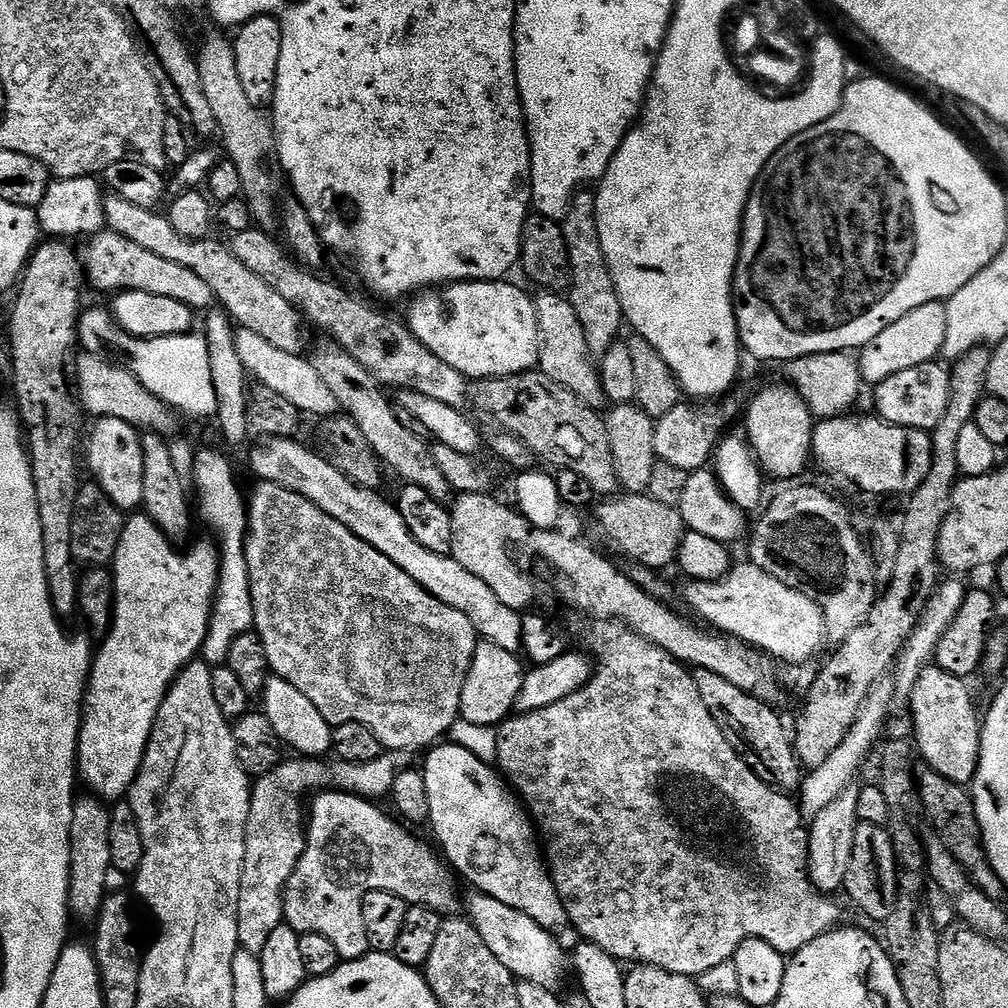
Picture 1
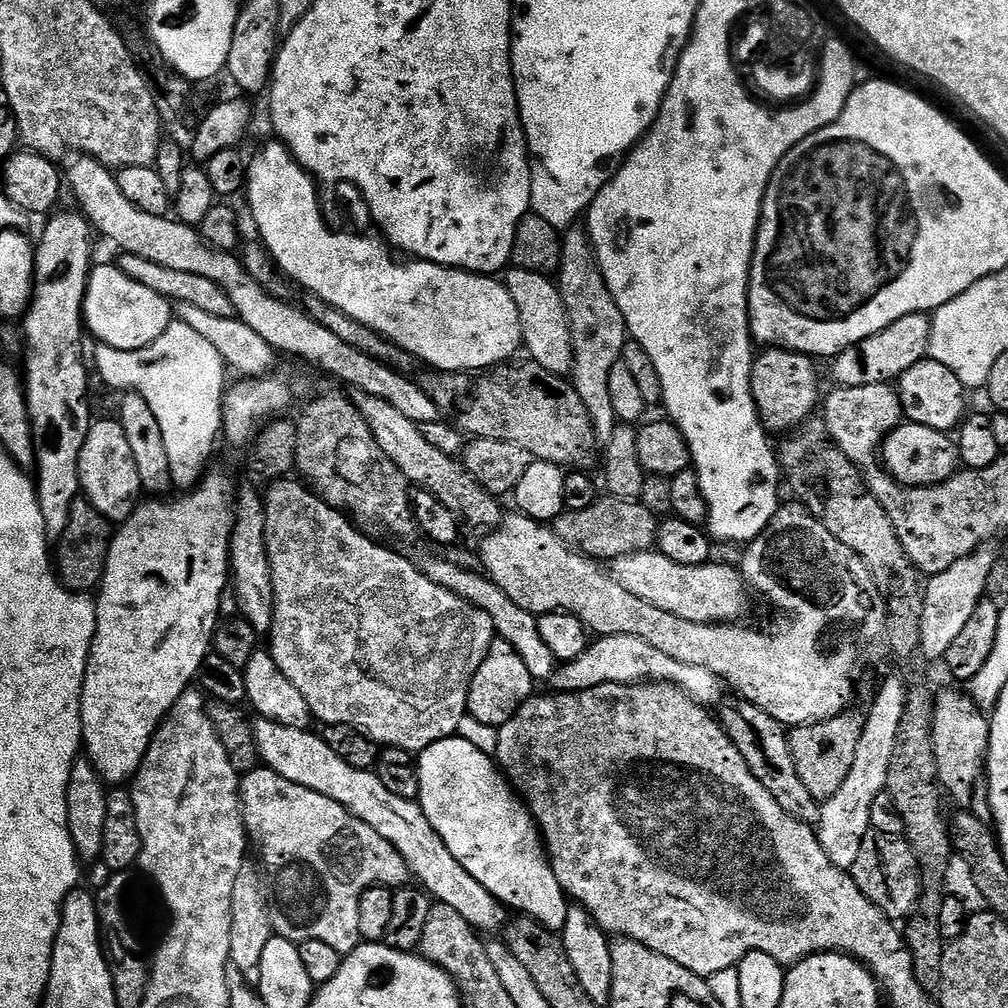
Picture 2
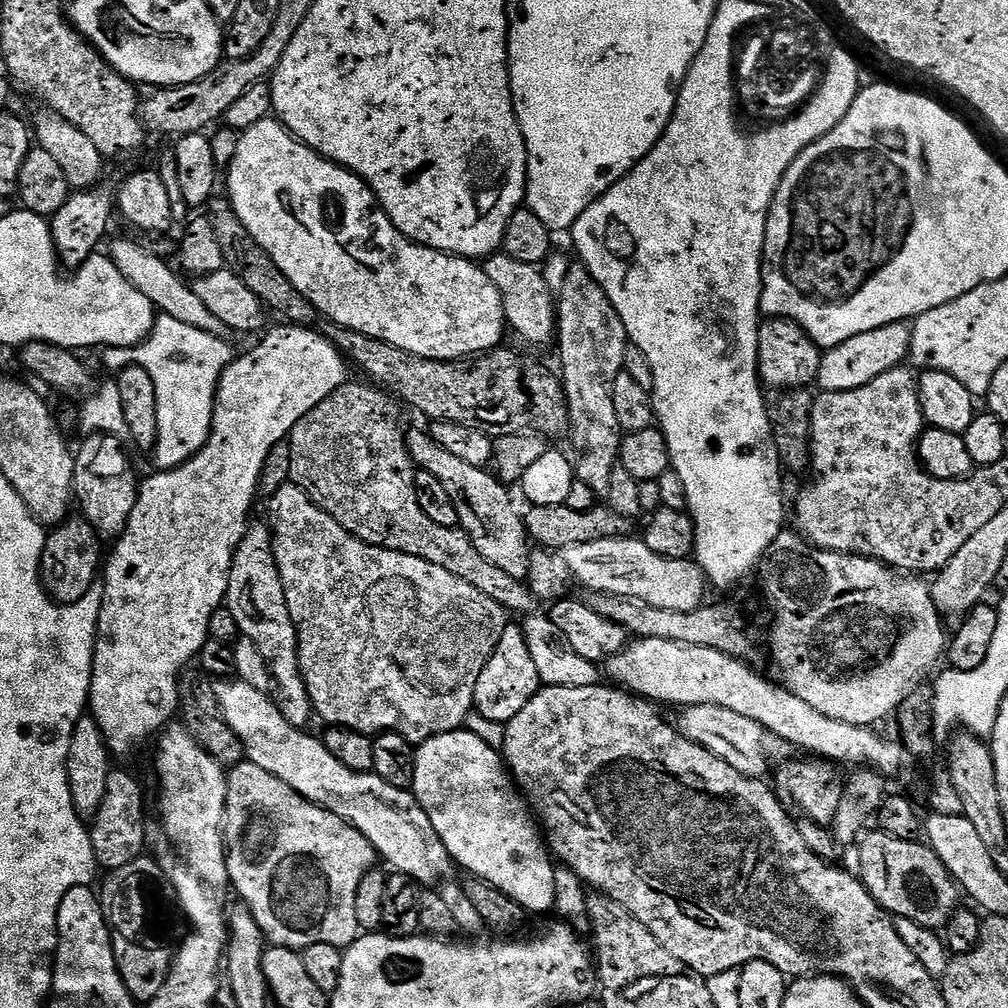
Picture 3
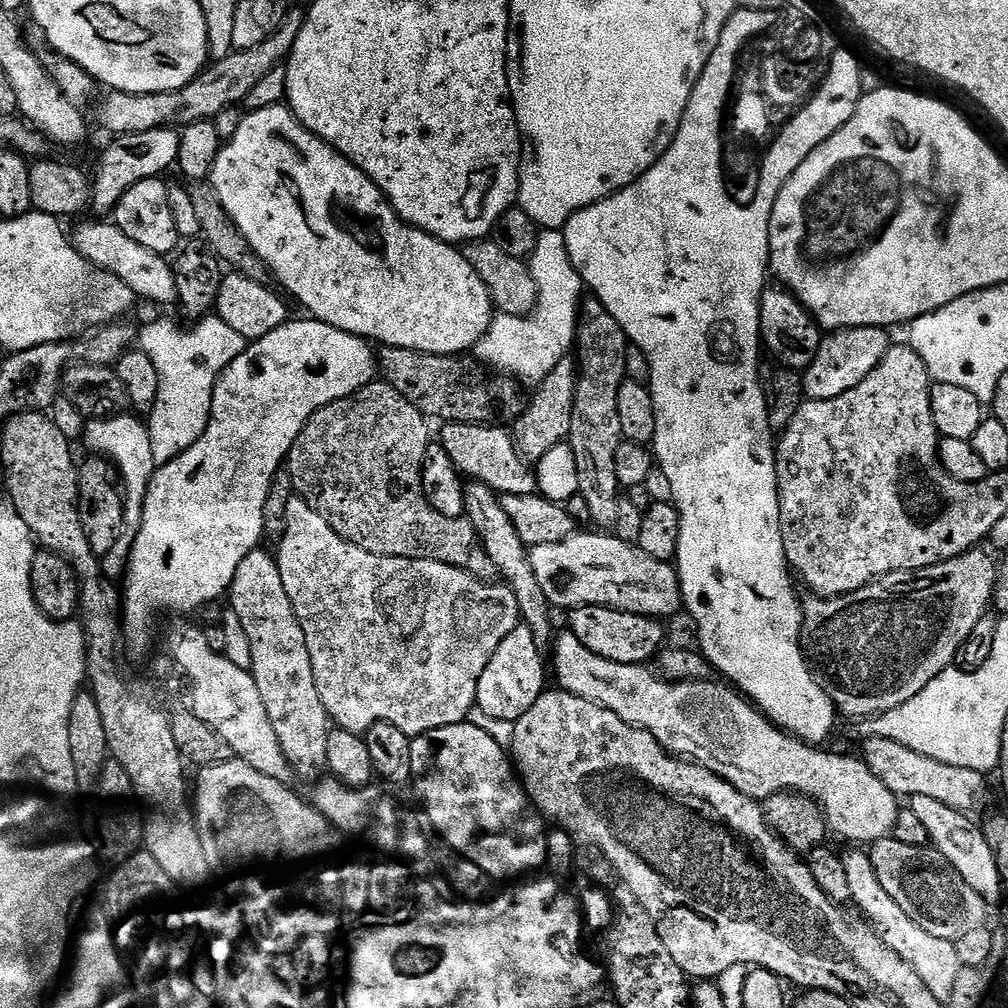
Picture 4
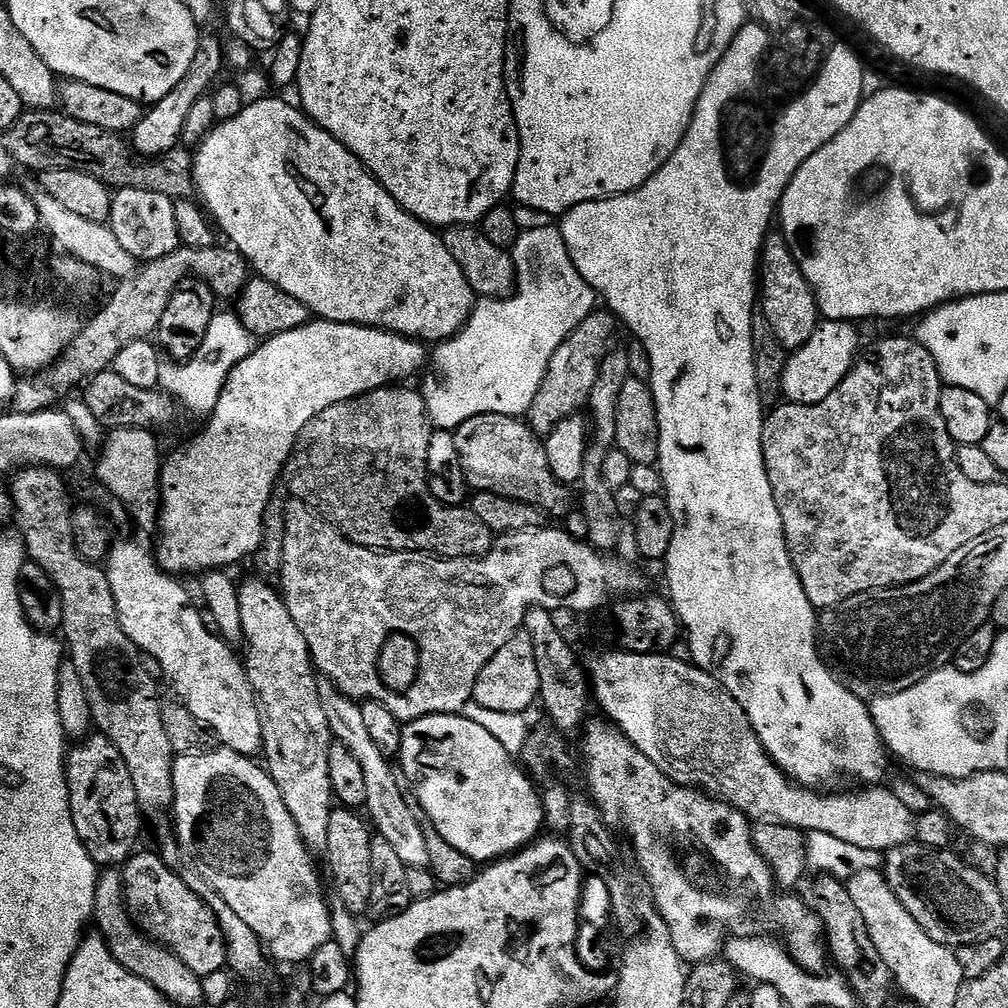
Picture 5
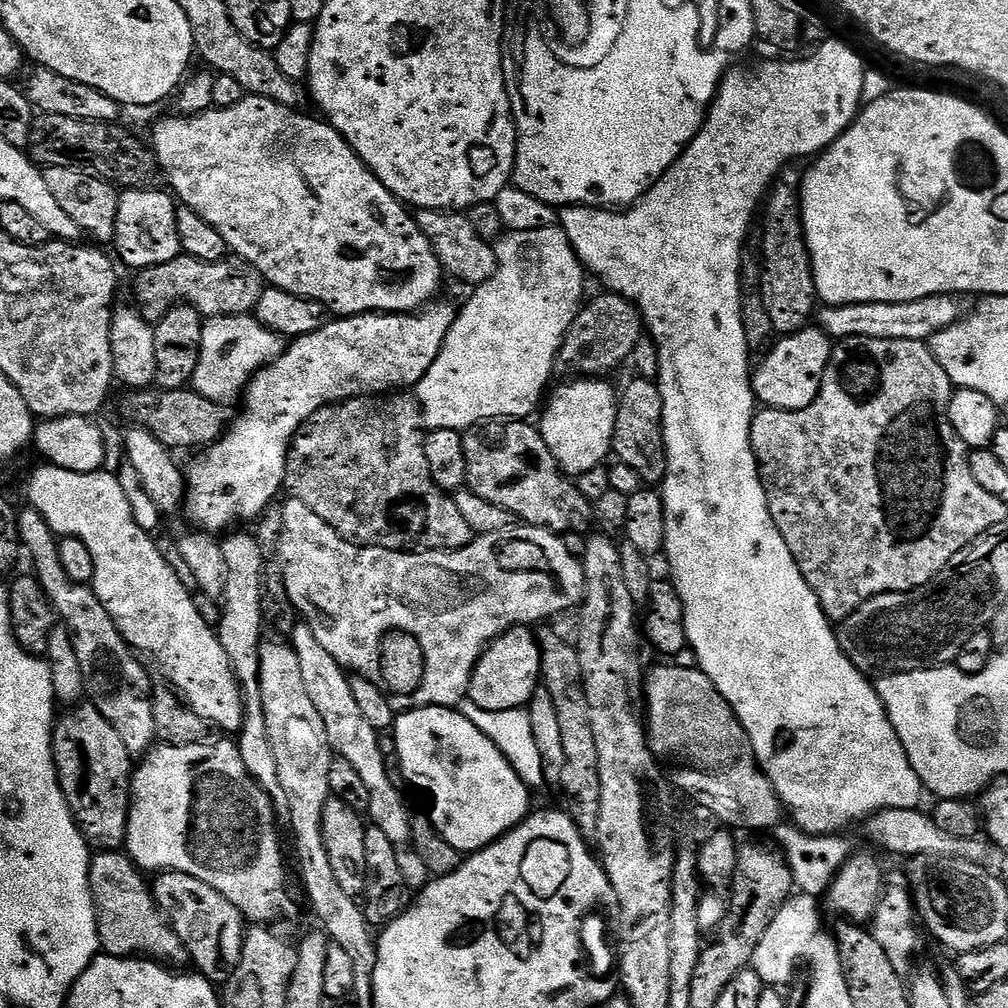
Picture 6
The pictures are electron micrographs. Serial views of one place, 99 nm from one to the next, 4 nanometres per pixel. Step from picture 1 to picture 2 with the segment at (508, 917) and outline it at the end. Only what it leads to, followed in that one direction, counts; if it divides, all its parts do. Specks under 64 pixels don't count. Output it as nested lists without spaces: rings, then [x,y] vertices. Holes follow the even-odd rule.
[[[257,719],[252,726],[252,733],[258,746],[263,767],[282,774],[282,778],[290,778],[290,782],[298,782],[298,786],[306,786],[306,790],[314,790],[318,794],[326,794],[326,798],[334,798],[350,814],[362,818],[366,826],[374,826],[398,854],[408,864],[408,871],[413,877],[416,876],[425,892],[432,897],[433,901],[454,906],[470,926],[484,934],[496,934],[505,927],[506,909],[500,901],[495,900],[446,850],[446,842],[438,838],[438,830],[430,826],[426,814],[420,809],[416,800],[398,798],[398,794],[390,794],[386,786],[376,777],[375,771],[358,770],[350,766],[350,762],[342,762],[330,746],[326,746],[323,735],[312,733],[308,728],[295,728],[294,726],[282,726],[273,720]]]

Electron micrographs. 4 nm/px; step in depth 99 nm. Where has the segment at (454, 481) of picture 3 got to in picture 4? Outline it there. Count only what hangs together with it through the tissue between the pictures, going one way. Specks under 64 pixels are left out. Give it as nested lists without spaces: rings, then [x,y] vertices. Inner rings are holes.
[[[465,483],[464,515],[474,526],[486,554],[490,554],[490,562],[494,562],[497,573],[508,587],[514,590],[514,598],[518,598],[522,623],[530,626],[530,634],[534,634],[540,649],[547,649],[554,640],[554,629],[550,622],[552,605],[548,603],[543,584],[538,582],[534,574],[529,545],[524,544],[522,538],[518,538],[518,530],[514,530],[514,522],[506,518],[506,510],[502,510],[500,505],[500,496],[485,484]]]

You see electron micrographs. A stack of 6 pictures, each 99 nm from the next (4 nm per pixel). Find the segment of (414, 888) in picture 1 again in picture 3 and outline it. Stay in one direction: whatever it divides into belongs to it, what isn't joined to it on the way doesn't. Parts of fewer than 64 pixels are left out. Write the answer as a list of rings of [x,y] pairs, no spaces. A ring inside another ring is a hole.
[[[247,762],[231,765],[226,790],[224,847],[228,853],[231,887],[236,887],[239,899],[258,922],[269,945],[302,950],[314,946],[314,942],[327,942],[343,950],[361,935],[358,914],[354,914],[354,898],[358,898],[362,878],[377,867],[374,846],[354,830],[350,822],[302,798],[302,794],[290,790],[282,778],[274,778],[274,774],[262,770],[262,766]]]

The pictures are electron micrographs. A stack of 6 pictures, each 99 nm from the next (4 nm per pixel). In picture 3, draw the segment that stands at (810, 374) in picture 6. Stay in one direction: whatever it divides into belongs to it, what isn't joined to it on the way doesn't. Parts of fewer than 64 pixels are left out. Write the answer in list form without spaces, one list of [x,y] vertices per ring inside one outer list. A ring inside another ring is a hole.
[[[907,323],[887,324],[878,330],[866,330],[866,334],[858,334],[838,346],[827,349],[820,357],[820,374],[818,384],[825,392],[845,392],[858,390],[858,386],[866,386],[866,382],[874,382],[878,374],[886,374],[886,370],[901,367],[909,359],[912,350],[912,329]]]

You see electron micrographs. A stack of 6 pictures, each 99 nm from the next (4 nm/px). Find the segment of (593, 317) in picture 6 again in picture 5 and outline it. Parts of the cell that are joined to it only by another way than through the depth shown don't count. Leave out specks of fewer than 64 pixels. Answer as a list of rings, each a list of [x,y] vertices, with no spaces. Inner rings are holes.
[[[597,310],[592,312],[578,325],[573,332],[554,350],[554,358],[550,358],[550,366],[546,366],[546,378],[542,378],[542,386],[526,414],[526,423],[537,436],[546,438],[562,422],[566,422],[571,416],[583,413],[588,406],[590,390],[594,390],[594,382],[598,382],[598,370],[600,363],[604,361],[604,355],[613,347],[612,339],[616,336],[618,321],[611,312]]]

